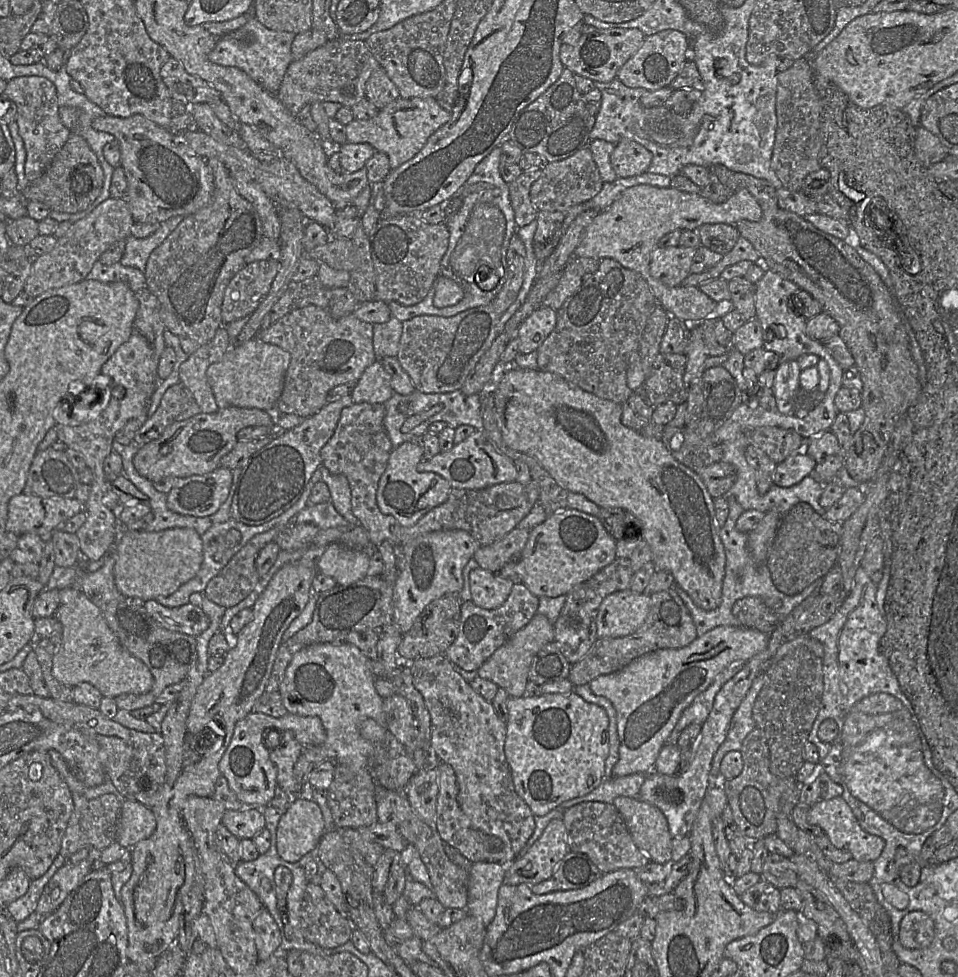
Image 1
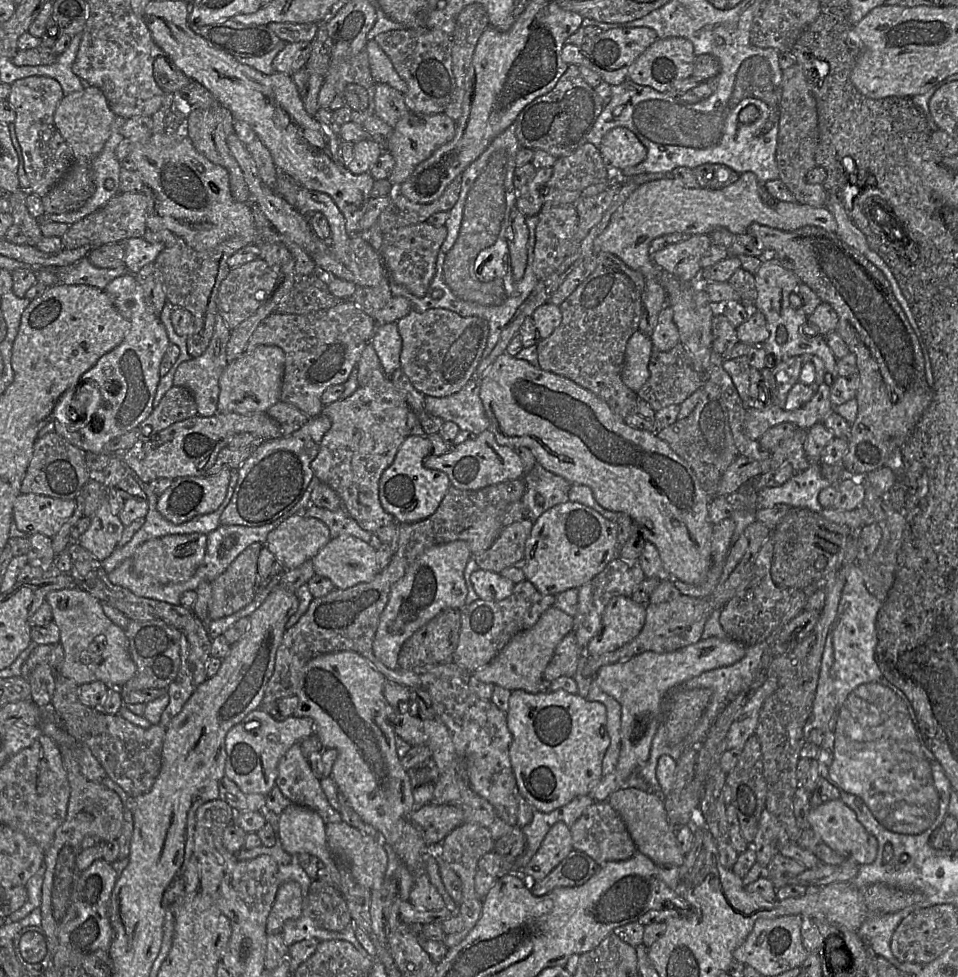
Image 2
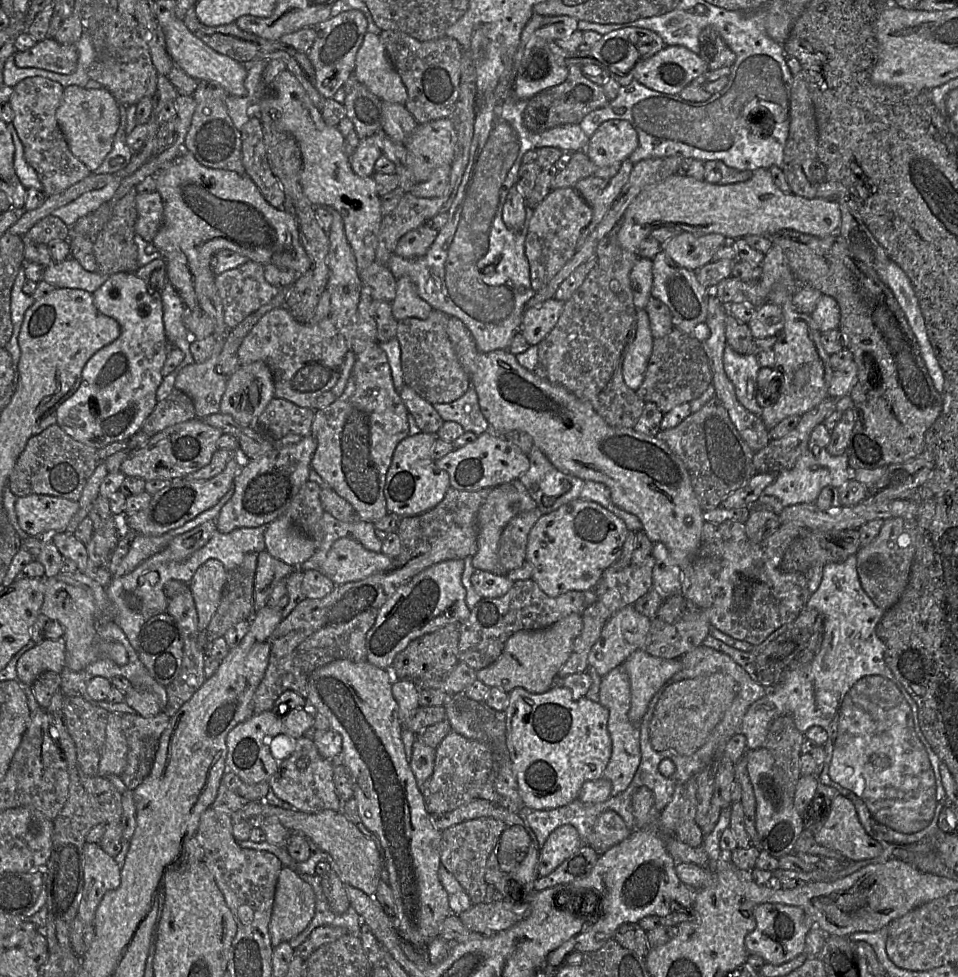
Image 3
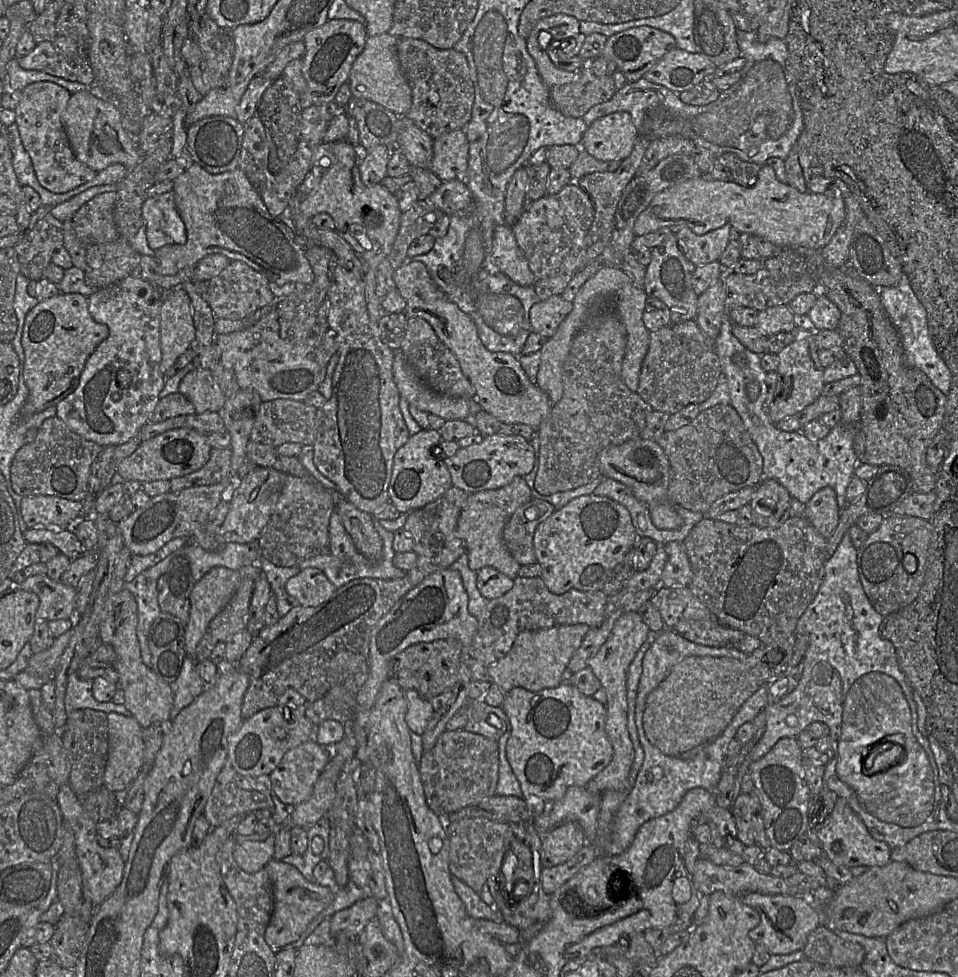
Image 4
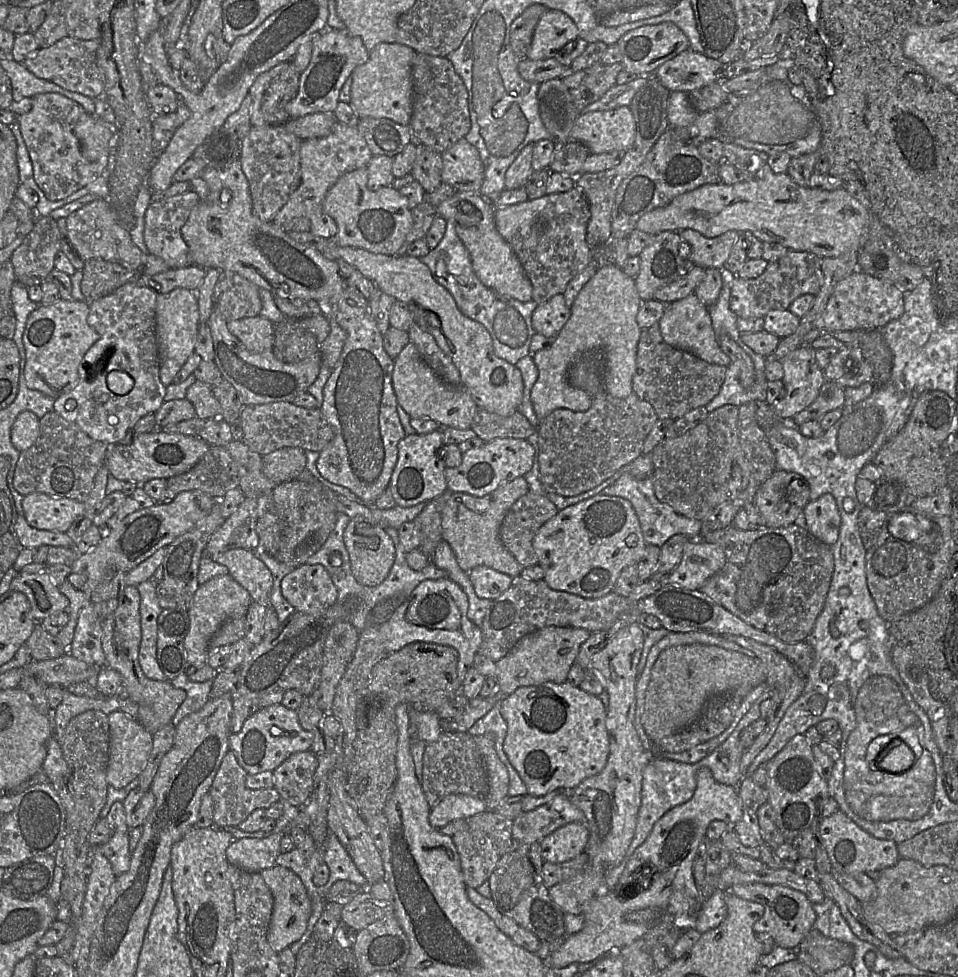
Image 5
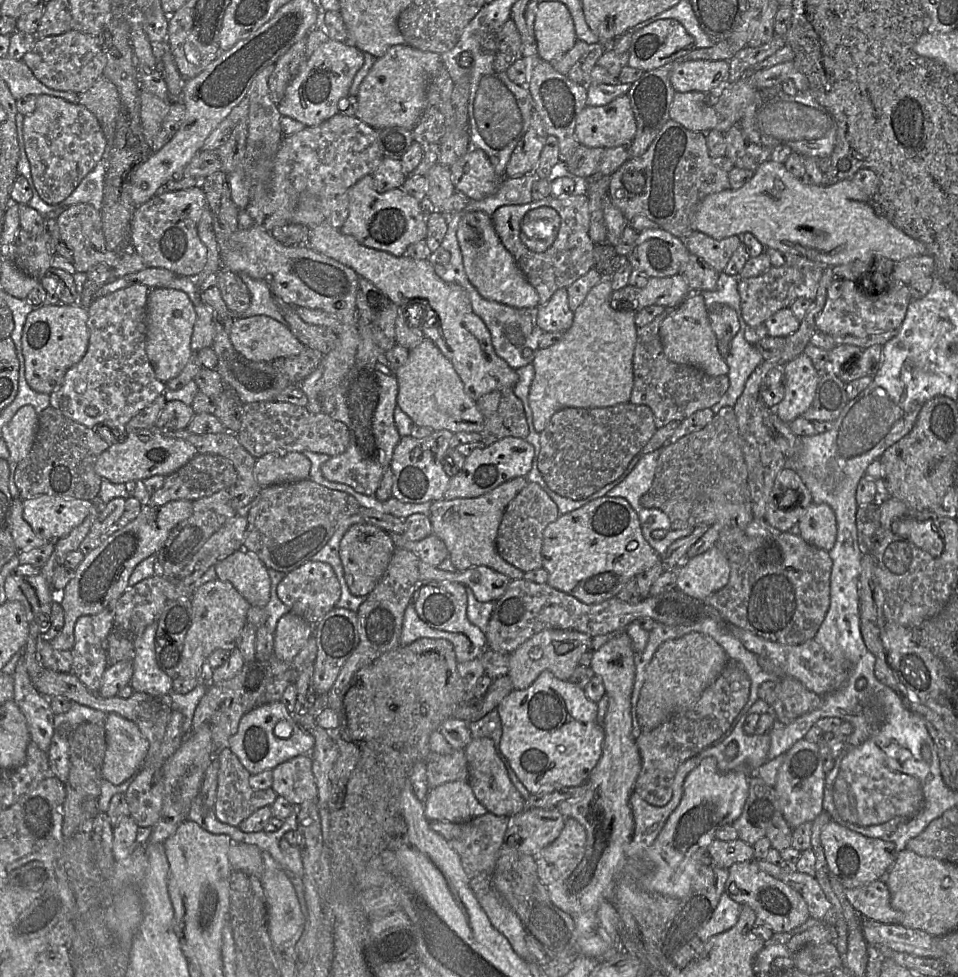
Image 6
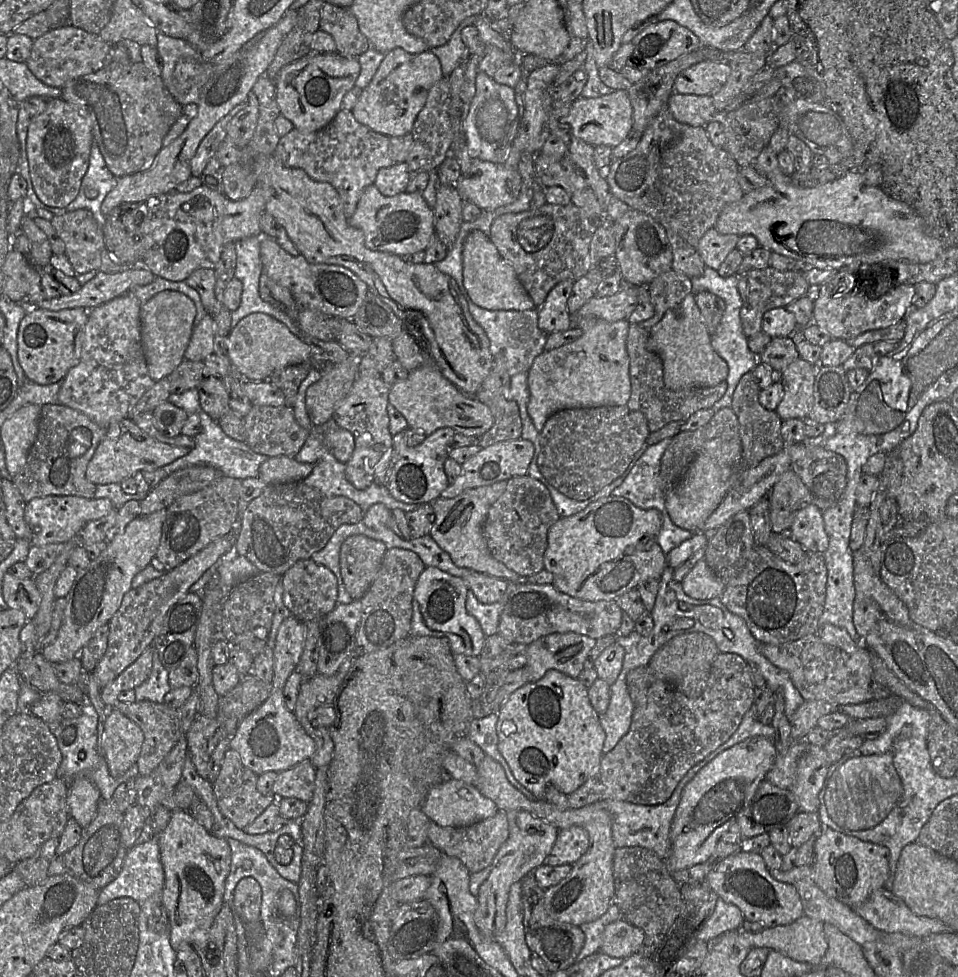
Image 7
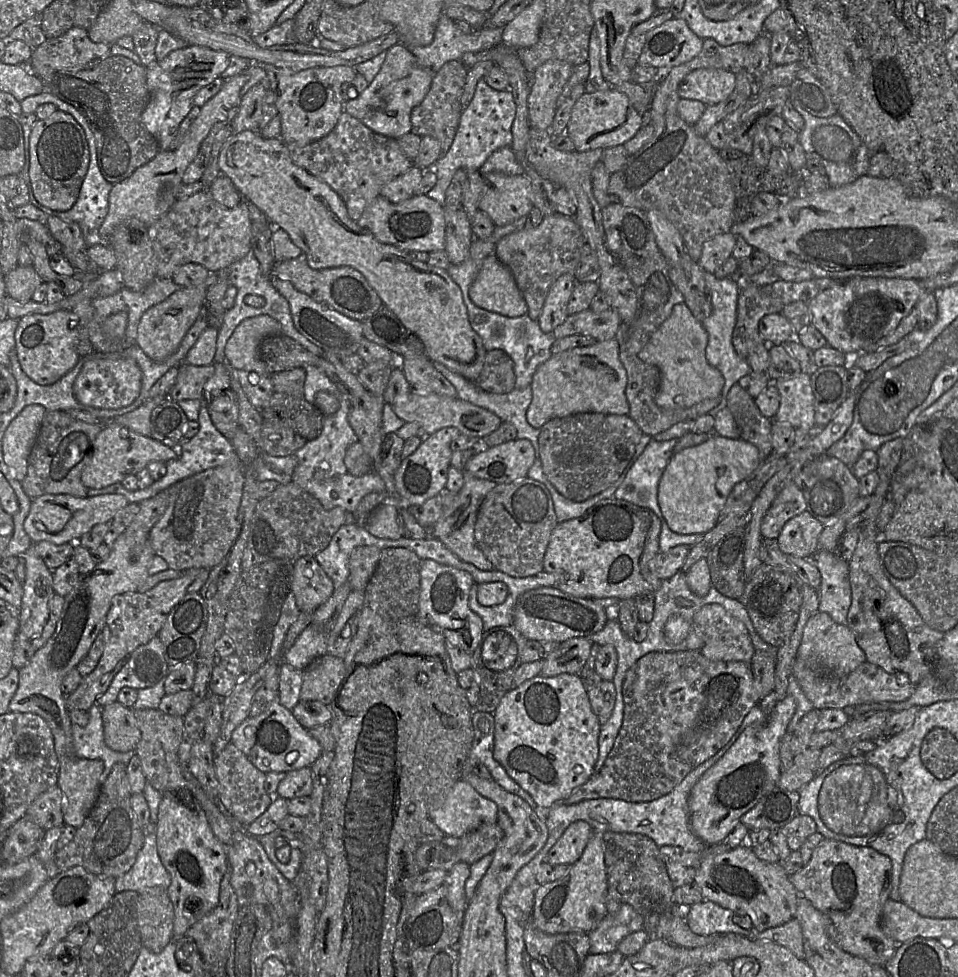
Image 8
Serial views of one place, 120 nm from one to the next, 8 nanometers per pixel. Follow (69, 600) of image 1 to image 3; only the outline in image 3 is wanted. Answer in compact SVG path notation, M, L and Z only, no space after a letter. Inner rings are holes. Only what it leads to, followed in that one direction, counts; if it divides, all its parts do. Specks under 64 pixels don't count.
M42 577L45 585L44 600L40 613L52 621L58 621L64 628L65 666L78 672L99 659L109 659L119 666L128 663L129 658L123 644L102 640L97 633L96 606L92 597L82 588L72 586L56 577Z

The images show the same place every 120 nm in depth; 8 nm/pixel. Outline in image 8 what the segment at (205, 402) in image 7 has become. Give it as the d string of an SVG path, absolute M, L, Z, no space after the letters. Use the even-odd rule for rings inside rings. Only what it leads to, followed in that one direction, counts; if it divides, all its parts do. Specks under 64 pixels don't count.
M228 389L216 396L209 404L208 411L215 427L231 440L239 425L238 401L235 393Z

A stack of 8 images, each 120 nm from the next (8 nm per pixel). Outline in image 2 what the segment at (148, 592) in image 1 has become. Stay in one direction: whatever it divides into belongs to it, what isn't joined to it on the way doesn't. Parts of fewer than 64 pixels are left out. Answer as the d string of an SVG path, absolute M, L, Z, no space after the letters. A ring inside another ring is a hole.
M199 533L175 534L144 542L132 556L133 569L139 576L151 576L161 584L188 581L203 561L207 549L207 535Z

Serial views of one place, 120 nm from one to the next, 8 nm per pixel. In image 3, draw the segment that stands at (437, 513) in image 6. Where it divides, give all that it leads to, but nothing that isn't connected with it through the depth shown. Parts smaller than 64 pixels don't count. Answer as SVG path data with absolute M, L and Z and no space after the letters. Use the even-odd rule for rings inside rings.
M519 479L492 488L476 517L478 551L472 559L473 567L476 570L489 571L497 575L507 575L498 558L501 534L512 518L535 508L537 508L535 500Z

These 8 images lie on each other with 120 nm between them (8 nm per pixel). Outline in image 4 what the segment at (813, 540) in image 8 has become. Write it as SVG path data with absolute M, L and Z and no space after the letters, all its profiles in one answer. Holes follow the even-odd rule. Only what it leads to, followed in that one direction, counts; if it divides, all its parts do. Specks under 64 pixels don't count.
M826 486L804 504L803 515L824 538L828 539L838 525L840 511L836 492Z

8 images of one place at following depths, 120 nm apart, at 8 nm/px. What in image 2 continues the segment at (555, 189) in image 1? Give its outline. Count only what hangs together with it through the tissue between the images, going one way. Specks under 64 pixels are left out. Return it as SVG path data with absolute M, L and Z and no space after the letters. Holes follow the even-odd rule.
M585 143L570 155L557 158L552 169L553 174L551 178L540 188L542 197L544 197L550 189L582 192L591 185L606 182L608 180L608 170L603 163L599 148L592 143Z

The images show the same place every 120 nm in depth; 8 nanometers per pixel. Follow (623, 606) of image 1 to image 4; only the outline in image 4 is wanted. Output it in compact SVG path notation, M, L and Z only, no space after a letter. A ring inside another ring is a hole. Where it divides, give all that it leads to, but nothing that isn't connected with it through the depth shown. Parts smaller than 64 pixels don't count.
M637 612L625 613L615 622L599 651L588 661L588 667L599 679L607 695L606 733L613 748L610 763L586 785L590 791L600 795L608 790L630 790L630 770L635 751L627 727L627 675L629 666L647 640L649 631L649 627Z

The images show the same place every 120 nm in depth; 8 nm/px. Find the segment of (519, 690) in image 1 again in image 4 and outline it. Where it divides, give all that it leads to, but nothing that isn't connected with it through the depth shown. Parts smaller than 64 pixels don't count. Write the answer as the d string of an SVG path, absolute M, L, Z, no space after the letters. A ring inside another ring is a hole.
M572 624L520 632L510 651L488 666L491 682L496 683L504 692L515 687L530 691L557 687L562 683L562 674L589 629L586 624Z

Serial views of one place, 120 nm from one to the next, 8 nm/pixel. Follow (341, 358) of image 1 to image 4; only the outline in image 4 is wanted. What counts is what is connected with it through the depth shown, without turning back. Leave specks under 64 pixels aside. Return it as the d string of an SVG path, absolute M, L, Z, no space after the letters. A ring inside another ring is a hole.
M273 310L242 331L216 335L221 363L234 373L240 389L257 392L263 402L276 399L304 401L324 380L327 365L337 353L338 345L331 331L312 335L300 343L283 340L279 332L278 315Z

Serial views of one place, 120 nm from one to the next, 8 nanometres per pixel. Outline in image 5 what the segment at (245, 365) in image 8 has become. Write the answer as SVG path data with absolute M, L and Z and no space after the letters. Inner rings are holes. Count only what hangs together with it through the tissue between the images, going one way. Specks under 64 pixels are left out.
M255 316L229 321L227 327L252 353L273 349L275 324L265 317Z

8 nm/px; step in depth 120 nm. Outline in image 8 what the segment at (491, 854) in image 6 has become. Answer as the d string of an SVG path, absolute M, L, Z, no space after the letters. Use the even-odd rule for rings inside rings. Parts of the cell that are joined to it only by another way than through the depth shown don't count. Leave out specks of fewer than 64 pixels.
M498 823L481 825L479 828L460 837L460 862L472 865L485 855L493 853L503 837Z

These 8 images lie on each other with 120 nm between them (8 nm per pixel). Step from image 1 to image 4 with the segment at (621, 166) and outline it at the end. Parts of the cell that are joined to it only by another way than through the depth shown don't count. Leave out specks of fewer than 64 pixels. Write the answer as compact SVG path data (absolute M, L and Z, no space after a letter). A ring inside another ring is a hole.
M627 112L598 118L585 131L580 148L602 161L624 160L638 138L637 129Z

